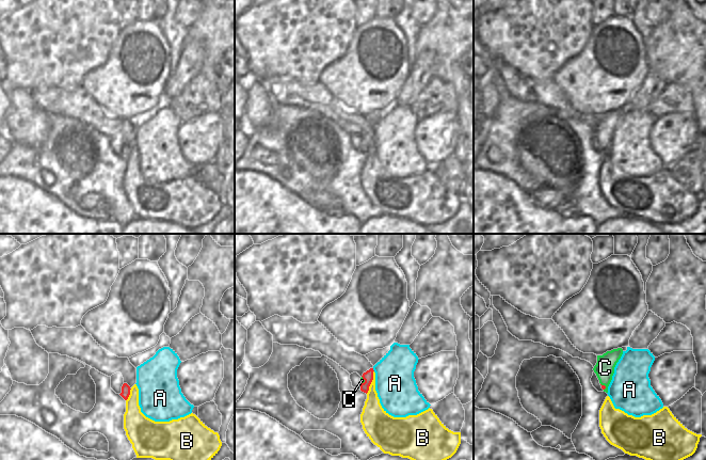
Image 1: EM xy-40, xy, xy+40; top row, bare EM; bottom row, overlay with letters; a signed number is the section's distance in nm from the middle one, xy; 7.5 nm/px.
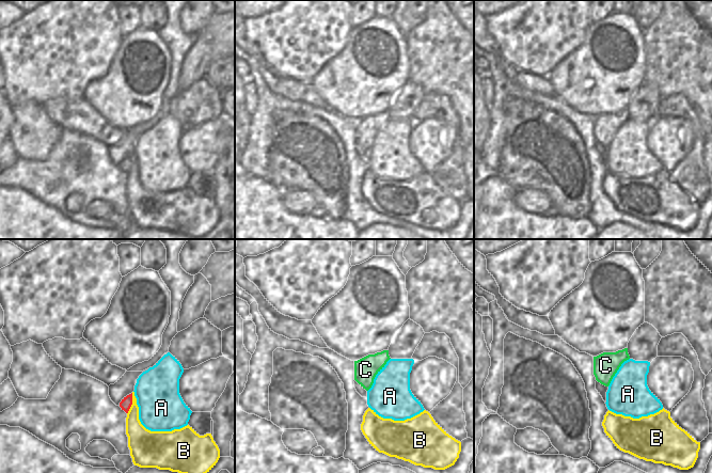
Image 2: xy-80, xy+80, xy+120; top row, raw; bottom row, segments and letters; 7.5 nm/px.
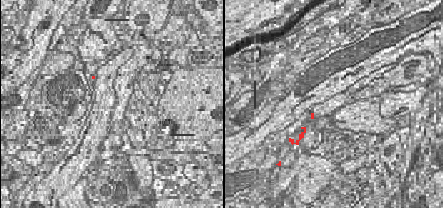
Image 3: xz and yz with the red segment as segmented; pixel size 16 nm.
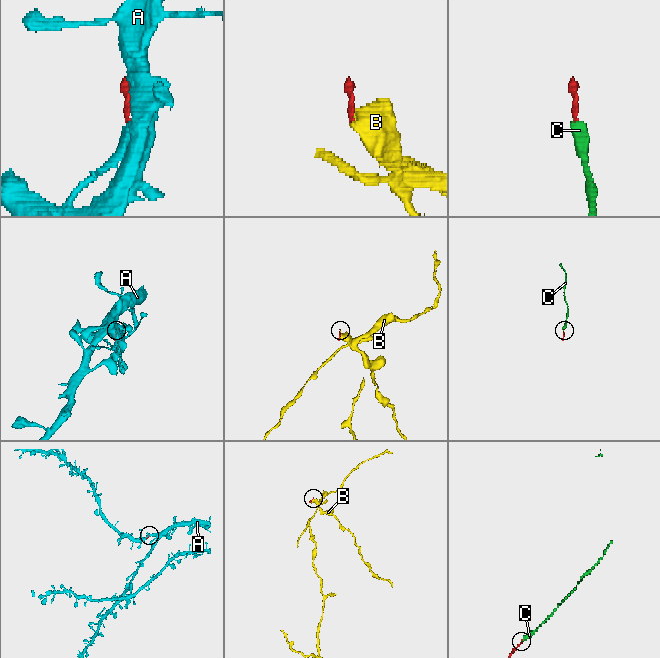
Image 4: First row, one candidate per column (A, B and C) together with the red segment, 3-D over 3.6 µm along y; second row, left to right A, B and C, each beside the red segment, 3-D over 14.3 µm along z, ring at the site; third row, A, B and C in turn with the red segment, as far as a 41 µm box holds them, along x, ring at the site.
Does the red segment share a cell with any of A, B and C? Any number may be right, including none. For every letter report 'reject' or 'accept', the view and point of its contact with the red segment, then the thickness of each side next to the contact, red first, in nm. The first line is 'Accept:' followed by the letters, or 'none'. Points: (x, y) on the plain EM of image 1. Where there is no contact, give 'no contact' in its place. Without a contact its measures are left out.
Accept: C
A: reject | xy (372, 130) | 80/300 nm
B: reject | xy (371, 142) | 80/170 nm
C: accept | xy (364, 140) | 80/30 nm

